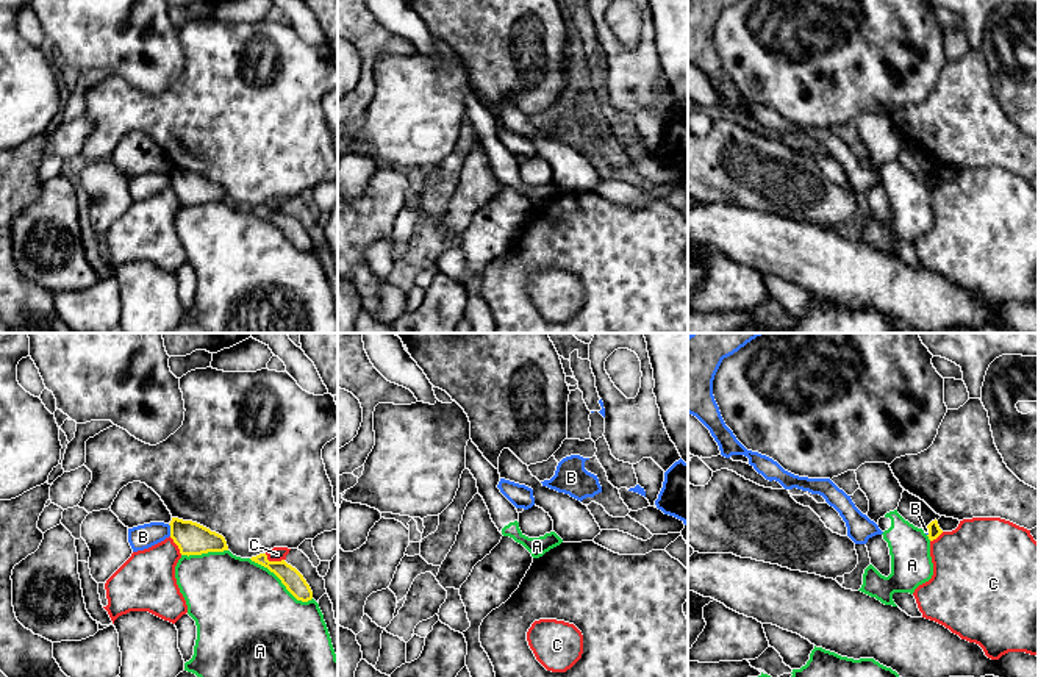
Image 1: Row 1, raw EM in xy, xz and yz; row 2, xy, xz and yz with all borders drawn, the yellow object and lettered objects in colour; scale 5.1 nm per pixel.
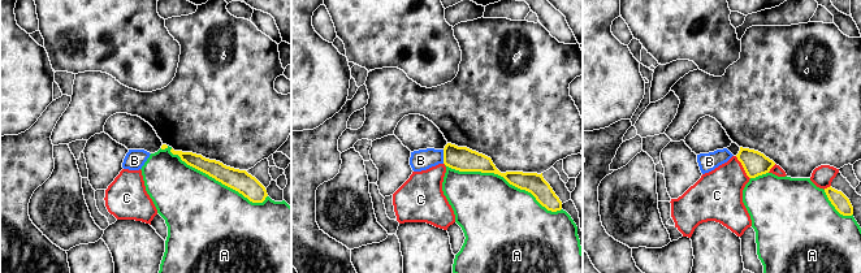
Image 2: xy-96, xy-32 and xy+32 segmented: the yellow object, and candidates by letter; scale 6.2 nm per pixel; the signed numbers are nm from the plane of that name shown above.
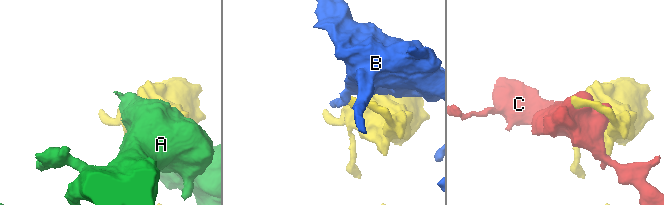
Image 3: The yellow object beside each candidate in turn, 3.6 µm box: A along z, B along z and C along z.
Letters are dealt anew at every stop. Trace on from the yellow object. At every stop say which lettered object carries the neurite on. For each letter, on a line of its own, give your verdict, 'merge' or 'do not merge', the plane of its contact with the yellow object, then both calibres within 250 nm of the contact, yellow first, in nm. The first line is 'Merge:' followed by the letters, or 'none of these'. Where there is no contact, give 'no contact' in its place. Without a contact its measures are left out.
Merge: none of these
A: do not merge | xy | 110/500 nm
B: do not merge | xy | 160/130 nm
C: do not merge | xy | 110/80 nm

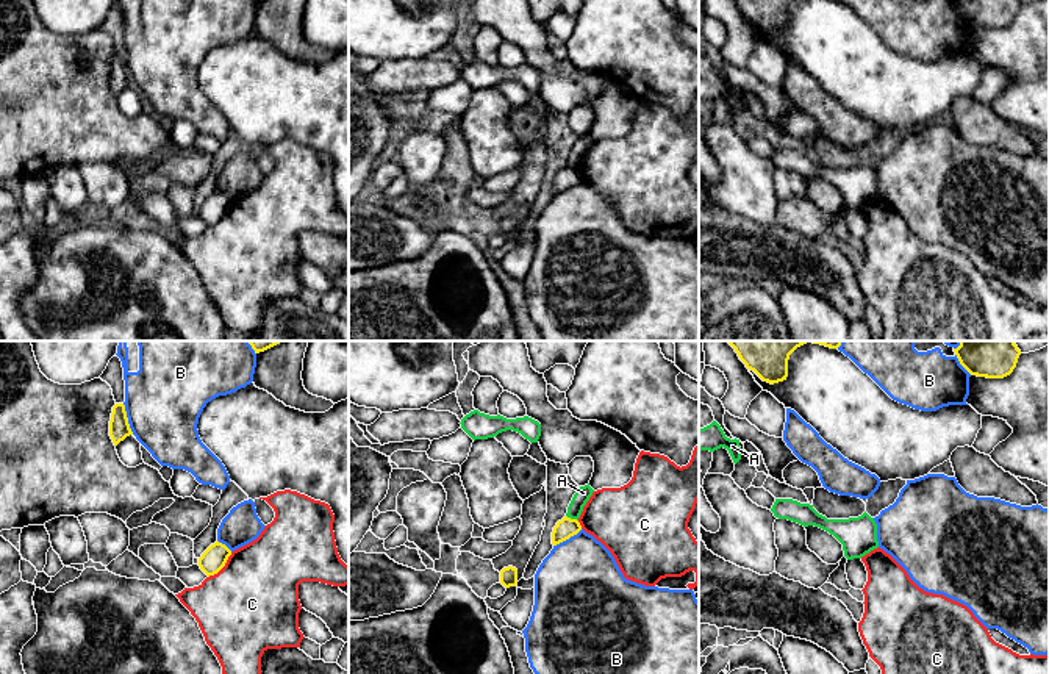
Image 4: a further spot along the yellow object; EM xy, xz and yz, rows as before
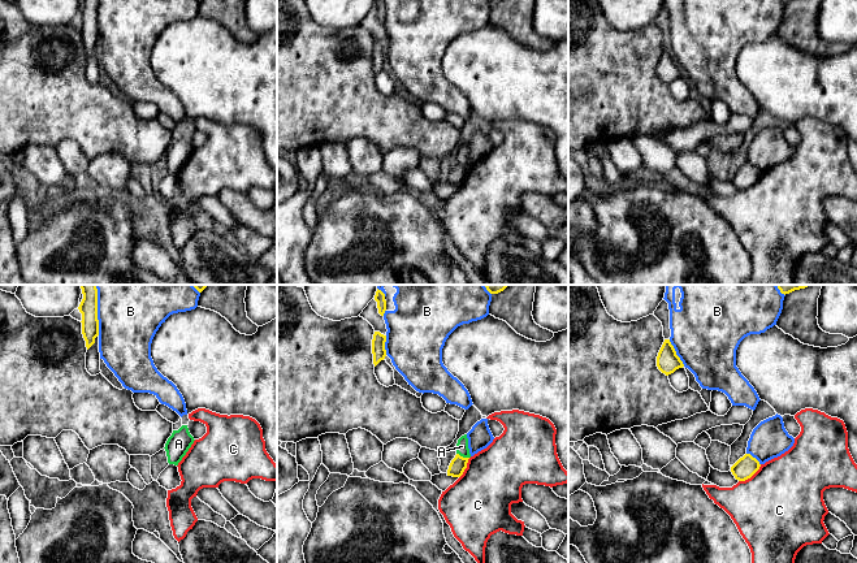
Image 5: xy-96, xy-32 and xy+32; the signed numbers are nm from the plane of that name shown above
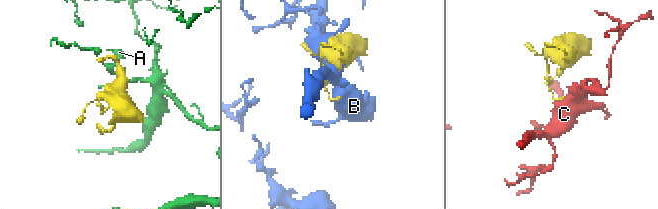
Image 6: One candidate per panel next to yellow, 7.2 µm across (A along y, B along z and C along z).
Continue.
Merge: none of these
A: do not merge | xz | 100/80 nm
B: do not merge | xy | 110/400 nm
C: do not merge | xy | 120/480 nm

